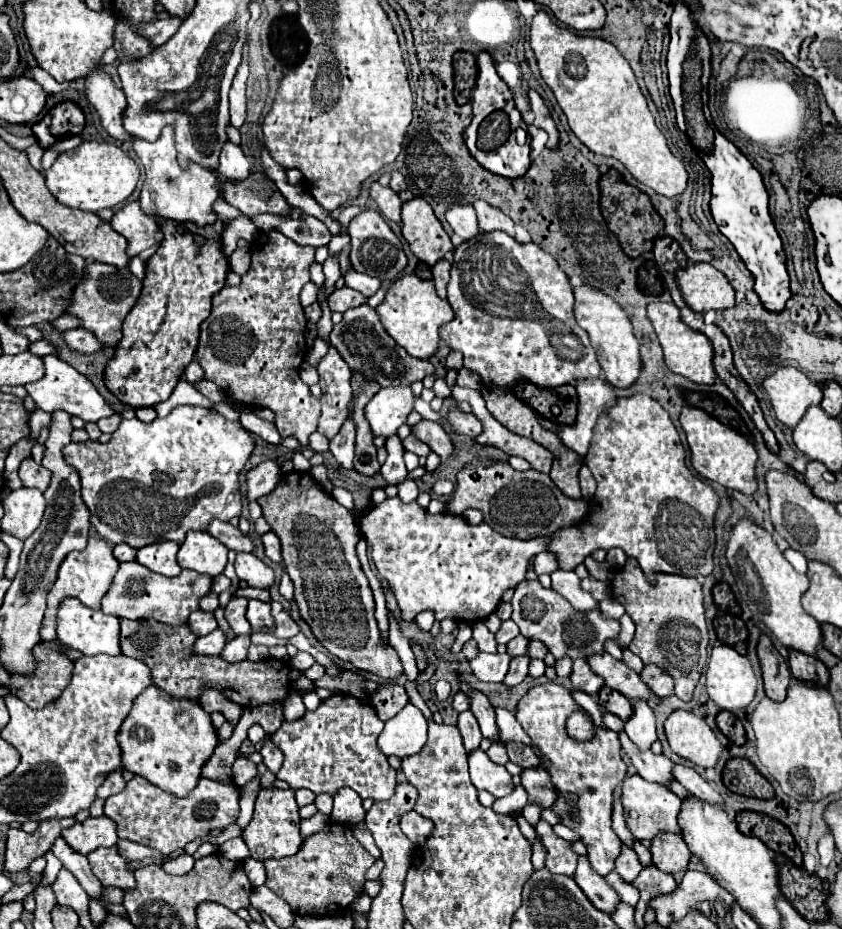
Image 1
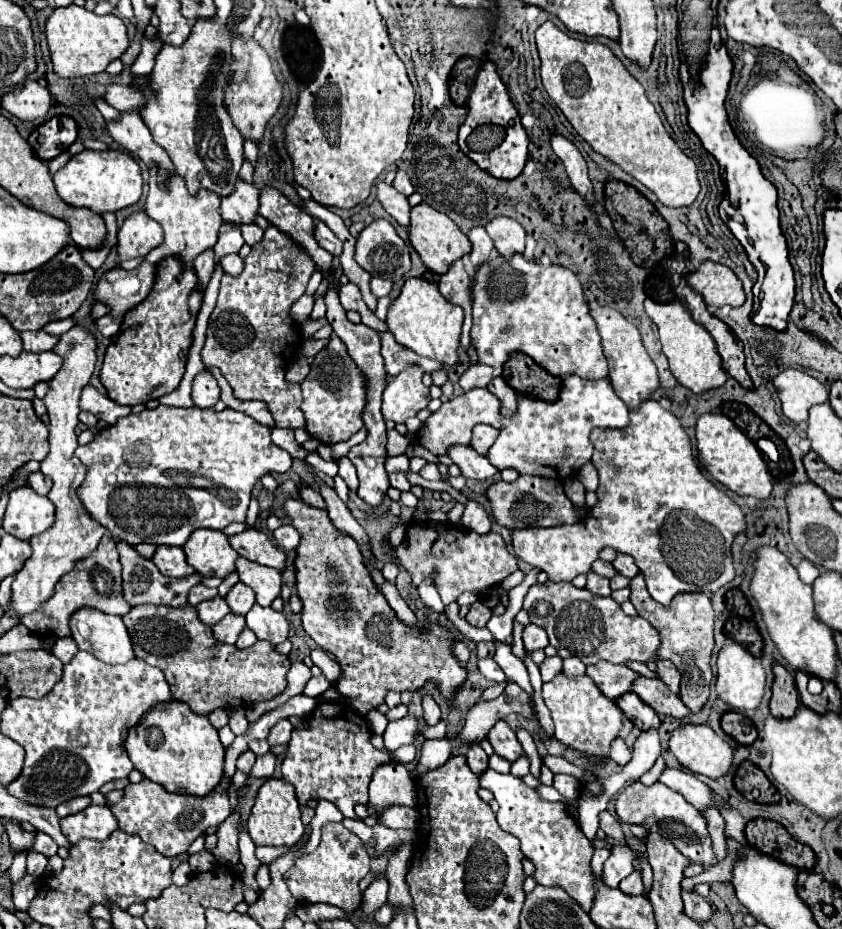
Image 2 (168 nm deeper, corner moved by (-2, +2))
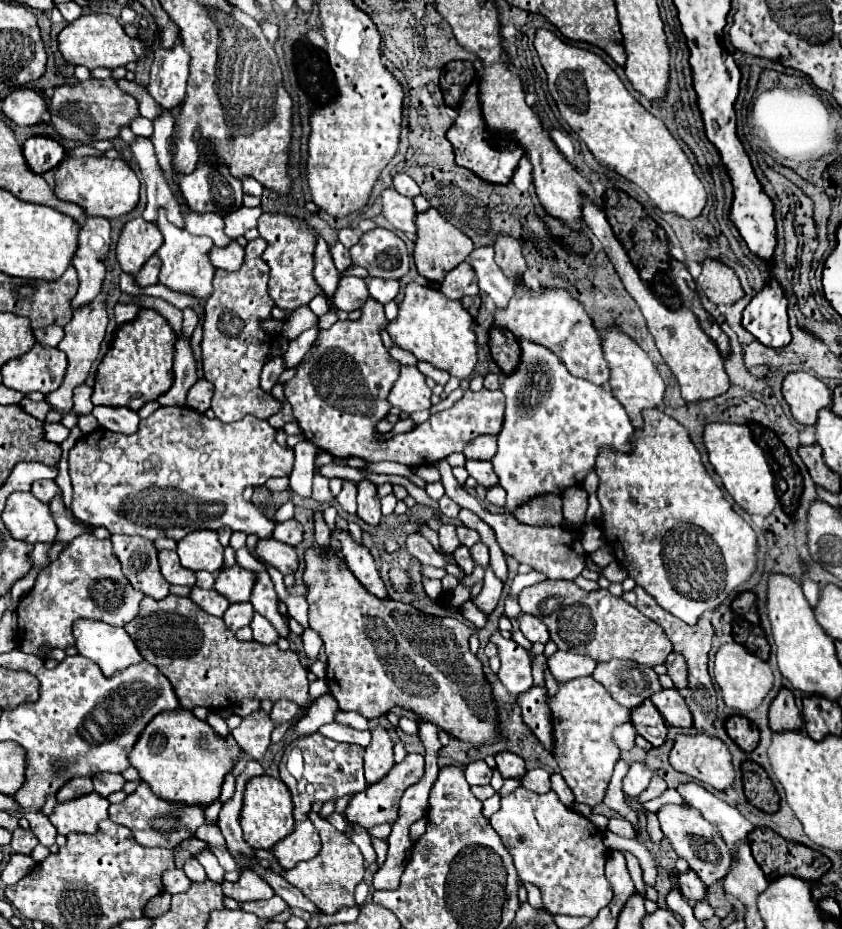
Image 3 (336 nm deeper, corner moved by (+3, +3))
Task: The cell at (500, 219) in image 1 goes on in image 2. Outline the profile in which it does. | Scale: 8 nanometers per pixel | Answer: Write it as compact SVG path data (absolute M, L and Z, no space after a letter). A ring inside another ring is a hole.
M495 217L485 225L489 237L493 239L497 251L505 257L513 253L523 253L525 249L525 229L511 217Z

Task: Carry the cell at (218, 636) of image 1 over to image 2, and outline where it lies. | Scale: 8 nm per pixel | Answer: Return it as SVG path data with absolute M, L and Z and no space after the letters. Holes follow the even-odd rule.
M229 613L227 617L223 617L223 621L219 621L215 627L213 627L213 637L219 641L219 643L229 643L229 645L235 645L239 633L243 631L245 627L245 617L239 617L239 615L233 615Z

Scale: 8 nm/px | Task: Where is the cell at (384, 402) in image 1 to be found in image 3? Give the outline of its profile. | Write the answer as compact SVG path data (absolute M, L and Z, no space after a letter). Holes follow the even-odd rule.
M402 366L388 400L402 412L412 414L416 410L428 410L432 406L430 396L432 390L426 386L426 376L416 366Z

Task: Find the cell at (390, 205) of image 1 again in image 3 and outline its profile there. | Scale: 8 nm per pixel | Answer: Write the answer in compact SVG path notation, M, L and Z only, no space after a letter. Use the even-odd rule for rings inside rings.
M394 188L382 192L382 214L396 228L406 234L416 234L416 208L410 198L398 194Z

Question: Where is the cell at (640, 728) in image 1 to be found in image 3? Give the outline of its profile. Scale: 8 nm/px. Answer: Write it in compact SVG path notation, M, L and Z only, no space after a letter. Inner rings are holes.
M640 762L632 764L628 774L624 776L624 792L628 796L640 796L648 788L650 776L652 774L650 774L650 770L644 764L640 764Z

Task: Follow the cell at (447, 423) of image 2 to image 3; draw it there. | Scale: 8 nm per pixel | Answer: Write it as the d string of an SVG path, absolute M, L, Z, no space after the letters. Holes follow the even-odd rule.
M368 300L362 306L362 318L360 320L348 320L340 318L332 328L320 330L316 342L312 344L310 352L304 356L304 360L298 364L296 374L292 380L284 384L284 396L294 408L294 418L302 428L302 434L308 442L318 446L320 450L336 456L336 458L350 458L358 456L366 462L398 462L398 464L410 464L410 466L422 466L422 464L436 464L442 458L448 458L454 452L462 452L464 446L482 434L498 434L504 420L504 396L500 390L486 390L480 392L464 392L464 398L458 400L450 410L436 412L426 420L424 424L414 426L408 434L396 434L388 440L380 440L380 432L376 430L376 422L384 420L390 412L388 392L394 386L400 366L396 360L390 358L388 348L382 344L380 332L386 328L388 320L384 314L384 306L376 300Z

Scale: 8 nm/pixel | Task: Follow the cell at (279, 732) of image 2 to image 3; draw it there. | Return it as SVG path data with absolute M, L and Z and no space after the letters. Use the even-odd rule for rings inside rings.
M278 700L274 702L272 706L272 712L270 712L270 718L280 724L280 722L286 722L286 720L292 720L296 714L300 712L300 706L290 702L290 700Z

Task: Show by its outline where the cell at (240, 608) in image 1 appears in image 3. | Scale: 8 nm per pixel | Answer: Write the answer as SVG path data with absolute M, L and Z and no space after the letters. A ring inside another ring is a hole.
M234 564L234 566L228 566L228 568L222 568L218 574L216 574L216 582L214 582L214 588L226 596L232 604L236 602L248 602L250 600L250 594L252 594L252 588L254 588L254 572Z

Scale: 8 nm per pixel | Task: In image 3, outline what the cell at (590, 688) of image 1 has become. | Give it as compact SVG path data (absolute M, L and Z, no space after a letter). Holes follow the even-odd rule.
M608 660L598 662L594 670L594 680L598 680L618 704L632 710L654 692L662 690L662 684L658 680L658 674L650 666L634 664L632 660Z

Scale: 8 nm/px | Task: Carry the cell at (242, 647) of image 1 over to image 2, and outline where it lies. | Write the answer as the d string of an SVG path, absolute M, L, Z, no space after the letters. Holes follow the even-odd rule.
M245 627L245 629L241 631L241 635L239 635L239 639L237 639L235 647L237 647L237 649L247 649L247 647L251 647L255 641L257 641L255 633L253 633L251 629L247 629L247 627Z

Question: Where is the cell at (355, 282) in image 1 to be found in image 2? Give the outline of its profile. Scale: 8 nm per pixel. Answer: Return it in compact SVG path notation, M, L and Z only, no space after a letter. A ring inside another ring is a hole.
M373 277L369 285L371 285L371 293L375 297L385 297L385 295L389 295L393 281L391 279L381 279L381 277Z

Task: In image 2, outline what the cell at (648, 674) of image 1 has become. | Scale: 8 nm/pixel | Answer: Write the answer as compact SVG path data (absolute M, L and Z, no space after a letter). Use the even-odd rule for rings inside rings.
M657 661L657 675L673 693L679 693L681 675L679 675L679 671L675 669L675 665L671 661Z

